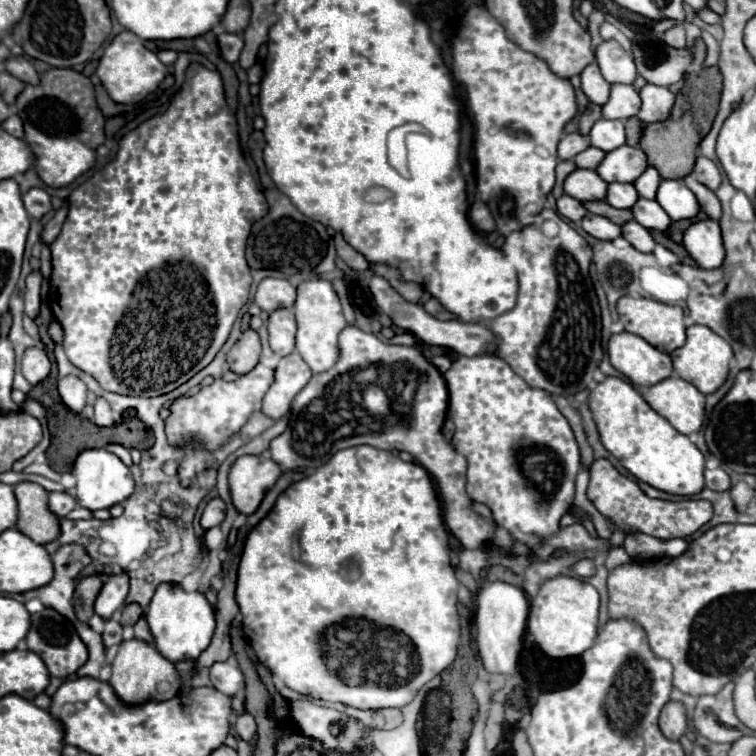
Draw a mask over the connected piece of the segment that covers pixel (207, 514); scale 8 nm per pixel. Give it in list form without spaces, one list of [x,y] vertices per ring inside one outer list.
[[[212,498],[212,500],[206,504],[204,512],[202,512],[202,518],[200,518],[202,528],[208,530],[208,528],[212,528],[212,526],[218,526],[218,524],[224,520],[224,512],[226,512],[224,502],[222,502],[220,498]]]

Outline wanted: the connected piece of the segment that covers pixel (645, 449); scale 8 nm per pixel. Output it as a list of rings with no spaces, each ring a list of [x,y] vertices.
[[[608,376],[588,394],[588,404],[602,446],[638,480],[678,496],[692,496],[704,488],[702,452],[688,440],[688,436],[674,430],[668,420],[656,414],[630,382]]]

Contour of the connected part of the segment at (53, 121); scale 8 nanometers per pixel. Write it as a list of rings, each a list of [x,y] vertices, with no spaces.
[[[54,68],[42,72],[40,84],[26,84],[18,94],[14,112],[24,122],[24,142],[34,154],[34,168],[44,184],[66,186],[94,166],[96,134],[98,146],[104,142],[104,116],[96,106],[94,86],[84,74],[72,68],[68,72]]]

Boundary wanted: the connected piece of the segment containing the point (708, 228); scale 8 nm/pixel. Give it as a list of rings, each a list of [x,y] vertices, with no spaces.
[[[702,220],[694,222],[684,232],[684,248],[696,260],[700,268],[716,270],[722,266],[726,248],[722,242],[722,232],[716,220]]]

